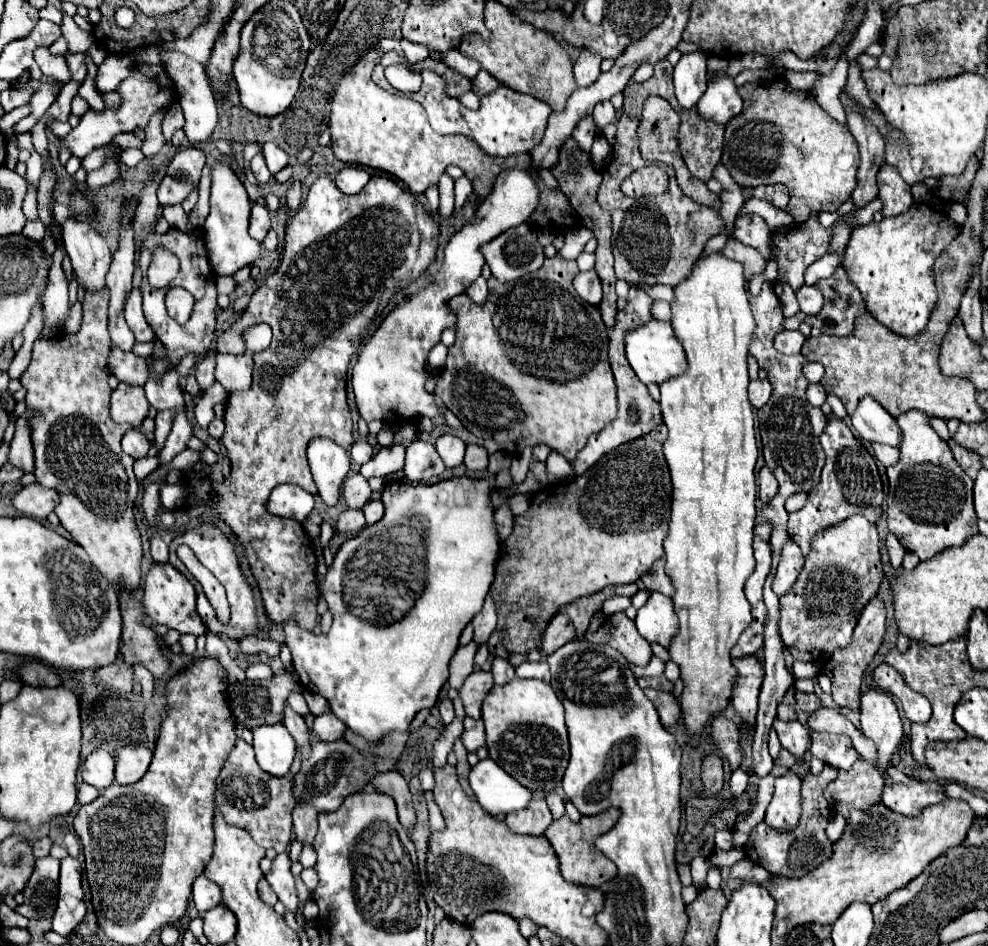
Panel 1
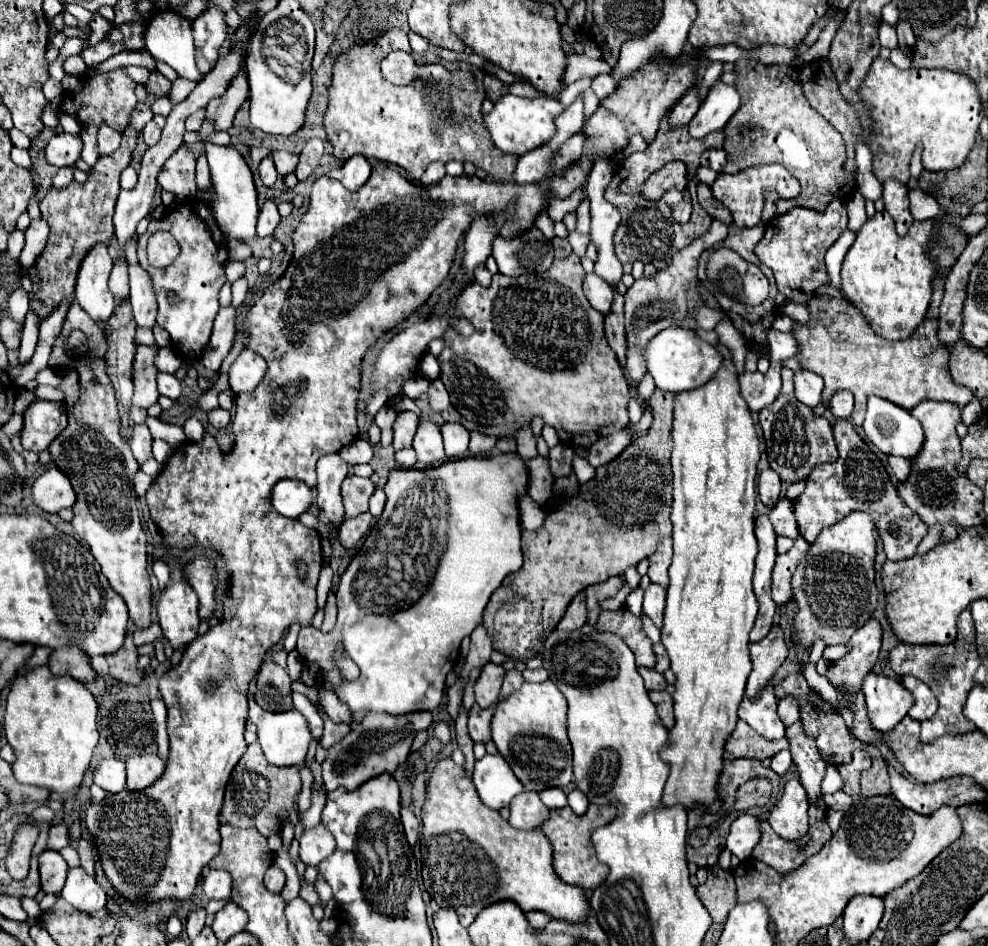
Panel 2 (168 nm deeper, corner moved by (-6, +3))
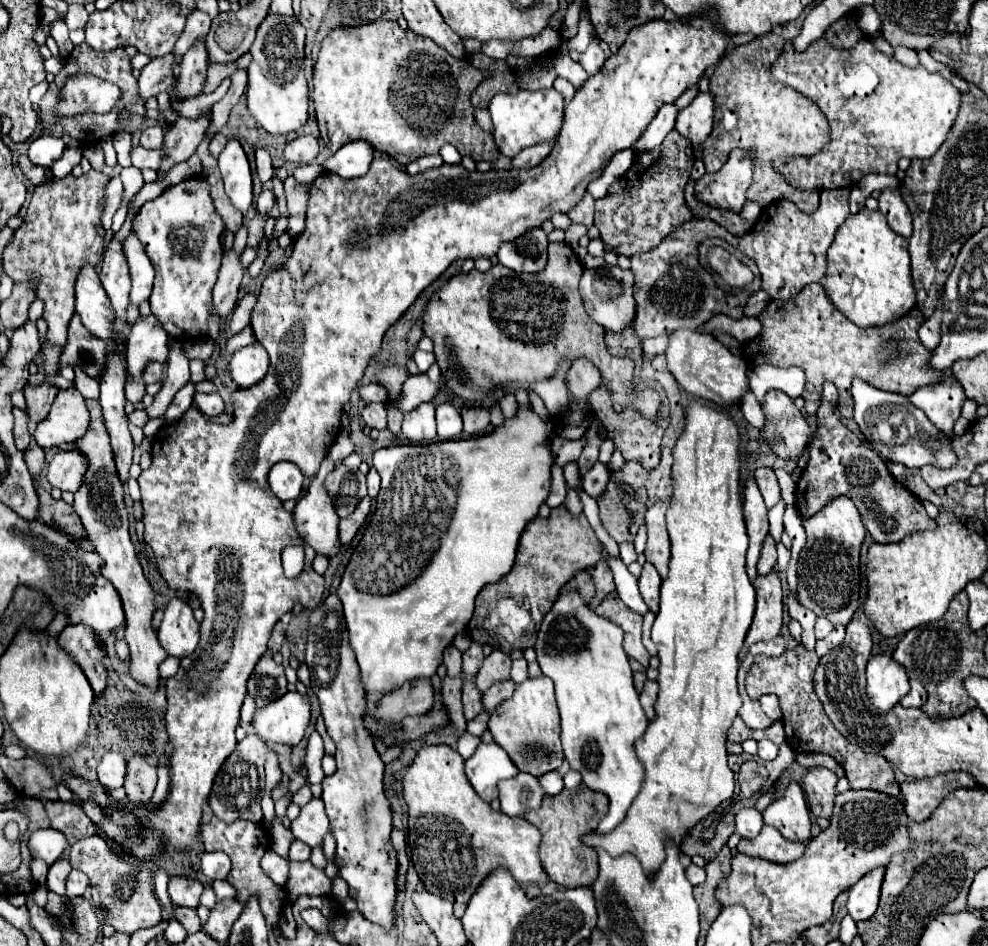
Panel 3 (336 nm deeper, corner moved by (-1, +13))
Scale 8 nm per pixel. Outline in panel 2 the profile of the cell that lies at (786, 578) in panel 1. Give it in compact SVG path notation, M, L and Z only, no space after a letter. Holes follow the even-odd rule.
M797 537L793 549L777 557L775 567L773 567L773 581L771 581L773 601L777 605L783 605L791 599L791 575L795 567L799 565L799 561L805 557L807 549L809 549L809 543L803 537Z

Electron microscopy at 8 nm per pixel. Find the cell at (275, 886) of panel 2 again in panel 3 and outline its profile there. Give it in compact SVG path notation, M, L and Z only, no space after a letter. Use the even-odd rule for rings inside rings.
M270 849L264 857L262 857L262 869L268 873L268 877L276 883L276 885L280 885L280 887L284 887L286 885L286 881L288 881L288 861L286 859L282 859L274 849Z

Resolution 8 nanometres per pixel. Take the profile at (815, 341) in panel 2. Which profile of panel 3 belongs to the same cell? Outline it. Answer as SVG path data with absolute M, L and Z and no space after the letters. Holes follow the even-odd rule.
M810 283L788 301L770 303L758 315L758 319L764 323L764 335L744 345L748 363L754 367L762 365L762 361L776 367L802 367L806 371L804 409L808 415L814 415L820 407L824 381L832 381L838 387L838 413L842 417L852 417L850 383L854 377L882 391L900 393L906 397L910 397L918 387L942 383L946 379L944 371L930 367L932 351L926 349L918 339L918 327L924 323L924 315L918 311L918 307L884 327L858 329L858 325L832 307L830 297L820 283Z

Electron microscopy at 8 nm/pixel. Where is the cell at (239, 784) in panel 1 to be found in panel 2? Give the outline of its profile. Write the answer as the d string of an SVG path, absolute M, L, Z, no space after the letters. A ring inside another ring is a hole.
M259 743L249 745L227 783L225 803L221 809L223 821L235 827L255 827L265 837L269 837L271 833L279 833L289 821L289 809L293 807L295 797L301 791L299 769L301 765L275 767L265 759Z

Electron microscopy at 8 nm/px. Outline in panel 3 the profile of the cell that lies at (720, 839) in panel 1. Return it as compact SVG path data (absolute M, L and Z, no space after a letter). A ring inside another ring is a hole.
M748 807L748 809L740 809L736 813L736 831L742 839L752 839L760 833L762 829L762 813L756 807Z

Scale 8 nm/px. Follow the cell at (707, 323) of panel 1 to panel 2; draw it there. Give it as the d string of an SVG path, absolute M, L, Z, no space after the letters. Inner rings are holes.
M719 343L723 353L723 367L717 375L691 391L677 393L673 419L673 563L669 567L671 583L667 587L665 621L661 629L661 643L671 659L675 673L675 725L669 731L669 745L661 749L661 761L671 767L661 801L665 805L685 805L685 811L697 805L711 813L719 813L723 803L719 799L717 783L723 773L723 753L737 725L737 709L745 695L745 683L751 673L749 661L749 633L757 615L757 599L751 589L751 577L757 557L755 525L755 477L759 461L759 437L751 419L751 411L739 395L737 371L731 363L729 351Z

